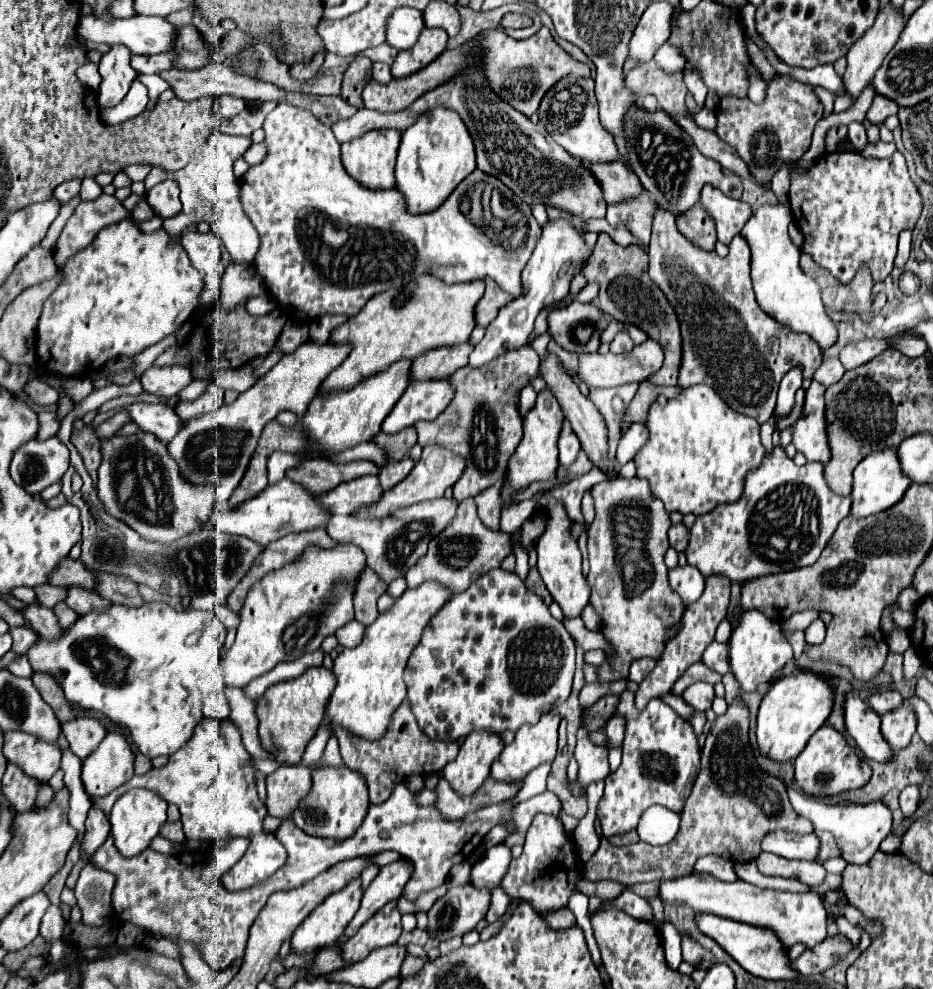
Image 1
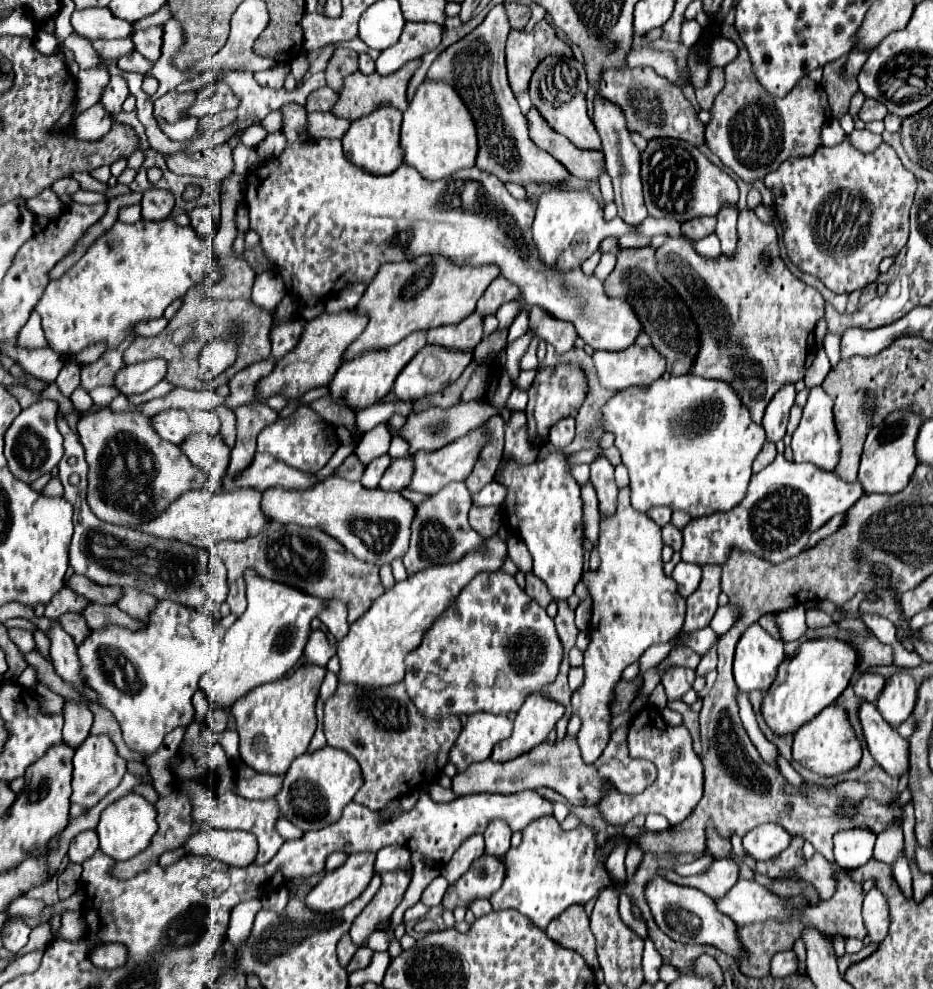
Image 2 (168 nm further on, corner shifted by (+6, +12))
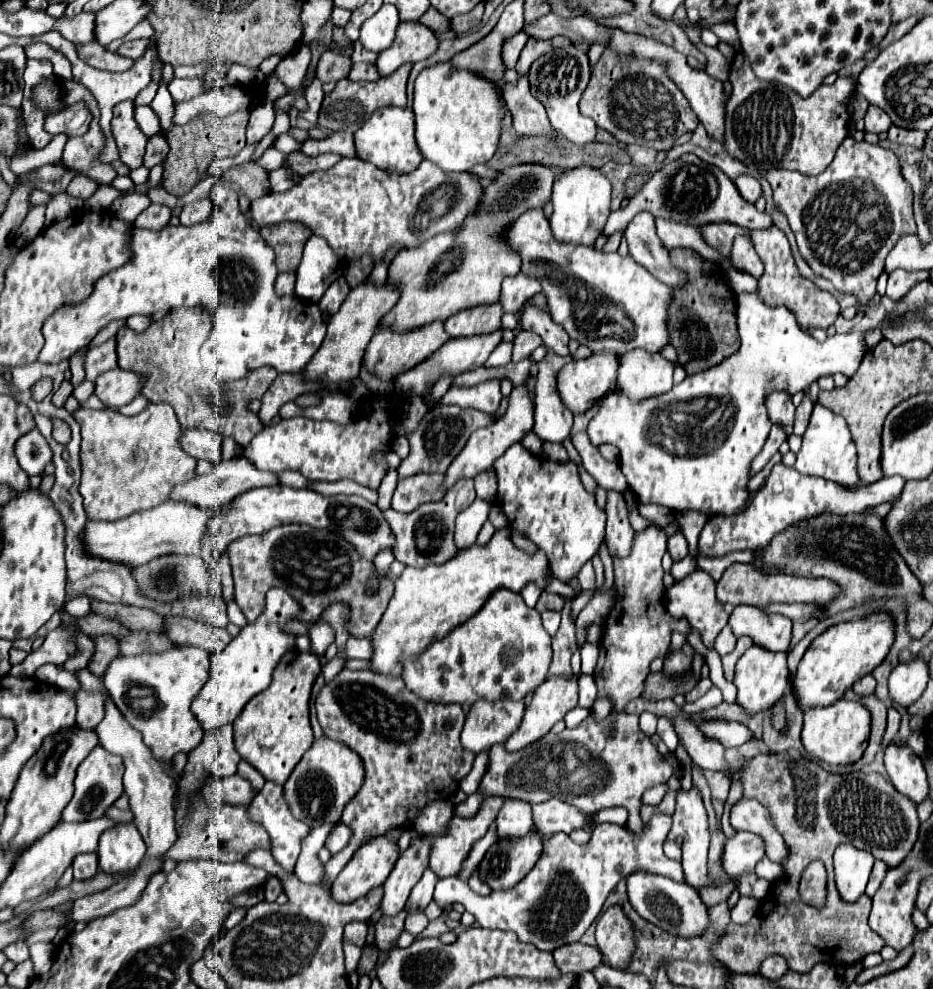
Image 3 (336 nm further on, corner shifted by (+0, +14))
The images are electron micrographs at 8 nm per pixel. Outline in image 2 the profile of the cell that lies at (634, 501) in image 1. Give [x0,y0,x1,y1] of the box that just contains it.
[571,488,685,764]

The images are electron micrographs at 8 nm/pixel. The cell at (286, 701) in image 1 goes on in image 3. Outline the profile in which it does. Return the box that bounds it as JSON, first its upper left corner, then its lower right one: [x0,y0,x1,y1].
[235,650,321,784]

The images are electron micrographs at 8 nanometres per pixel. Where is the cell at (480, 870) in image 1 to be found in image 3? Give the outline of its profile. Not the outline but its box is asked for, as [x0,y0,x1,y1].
[497,800,533,838]

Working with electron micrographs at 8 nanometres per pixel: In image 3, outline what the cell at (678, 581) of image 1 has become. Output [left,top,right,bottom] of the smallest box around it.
[665,568,729,648]

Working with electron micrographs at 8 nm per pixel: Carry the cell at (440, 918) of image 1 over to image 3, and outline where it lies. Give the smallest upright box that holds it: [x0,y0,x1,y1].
[477,832,543,890]

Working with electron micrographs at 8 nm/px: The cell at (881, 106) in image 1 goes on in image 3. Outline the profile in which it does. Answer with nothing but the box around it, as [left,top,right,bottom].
[865,106,891,132]

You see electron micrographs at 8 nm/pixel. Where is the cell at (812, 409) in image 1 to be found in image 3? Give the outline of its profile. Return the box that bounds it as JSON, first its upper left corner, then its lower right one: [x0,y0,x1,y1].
[795,404,859,488]

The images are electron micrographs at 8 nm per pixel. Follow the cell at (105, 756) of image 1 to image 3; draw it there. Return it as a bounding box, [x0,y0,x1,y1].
[63,746,123,822]

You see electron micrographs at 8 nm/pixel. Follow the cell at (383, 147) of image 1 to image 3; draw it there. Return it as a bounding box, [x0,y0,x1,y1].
[355,106,423,172]

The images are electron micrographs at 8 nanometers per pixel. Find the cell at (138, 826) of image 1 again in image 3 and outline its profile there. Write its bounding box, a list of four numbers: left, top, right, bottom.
[99,822,147,874]

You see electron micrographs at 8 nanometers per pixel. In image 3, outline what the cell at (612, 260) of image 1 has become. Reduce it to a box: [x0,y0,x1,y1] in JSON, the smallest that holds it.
[669,248,739,374]

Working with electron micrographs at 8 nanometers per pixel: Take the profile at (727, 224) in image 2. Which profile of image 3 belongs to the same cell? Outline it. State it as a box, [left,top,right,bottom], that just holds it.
[729,232,763,278]

